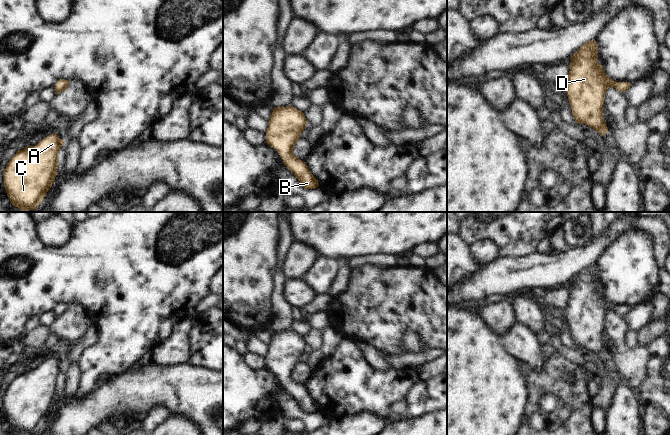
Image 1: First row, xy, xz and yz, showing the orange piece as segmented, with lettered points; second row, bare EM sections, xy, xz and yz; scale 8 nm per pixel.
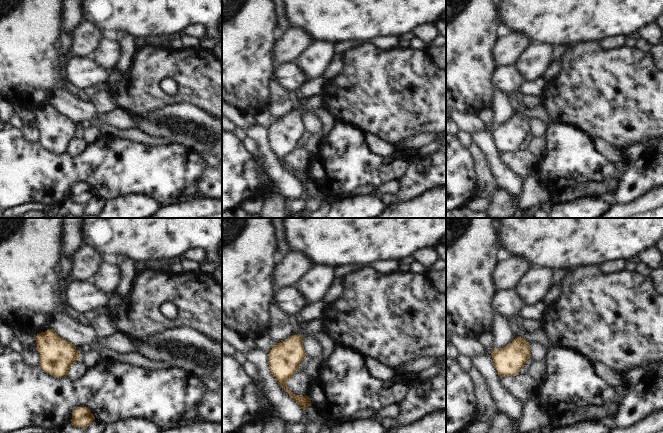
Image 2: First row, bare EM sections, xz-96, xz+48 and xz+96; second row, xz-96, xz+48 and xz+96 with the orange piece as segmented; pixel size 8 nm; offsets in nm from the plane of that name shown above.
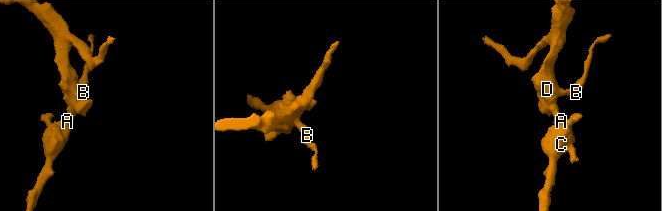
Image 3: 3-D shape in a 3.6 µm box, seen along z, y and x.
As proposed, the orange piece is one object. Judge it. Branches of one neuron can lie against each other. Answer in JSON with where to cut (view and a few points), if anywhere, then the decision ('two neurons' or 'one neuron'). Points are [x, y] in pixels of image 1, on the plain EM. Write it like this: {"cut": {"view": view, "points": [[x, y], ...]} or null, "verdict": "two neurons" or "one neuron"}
{"cut": null, "verdict": "one neuron"}

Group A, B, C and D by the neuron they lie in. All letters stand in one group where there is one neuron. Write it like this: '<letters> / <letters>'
A B C D

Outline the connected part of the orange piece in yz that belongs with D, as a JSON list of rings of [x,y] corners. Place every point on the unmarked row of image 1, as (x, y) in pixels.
[[[596,265],[584,267],[570,282],[570,295],[565,314],[575,346],[593,351],[604,360],[608,355],[603,338],[607,314],[614,311],[625,316],[632,308],[610,303],[597,282]]]

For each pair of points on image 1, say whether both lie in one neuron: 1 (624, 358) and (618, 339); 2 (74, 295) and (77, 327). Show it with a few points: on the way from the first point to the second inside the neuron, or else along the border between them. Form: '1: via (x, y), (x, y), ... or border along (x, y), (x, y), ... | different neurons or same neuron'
1: border along (626, 348), (619, 350) | different neurons
2: border along (70, 304), (81, 303), (87, 309), (92, 319) | different neurons

